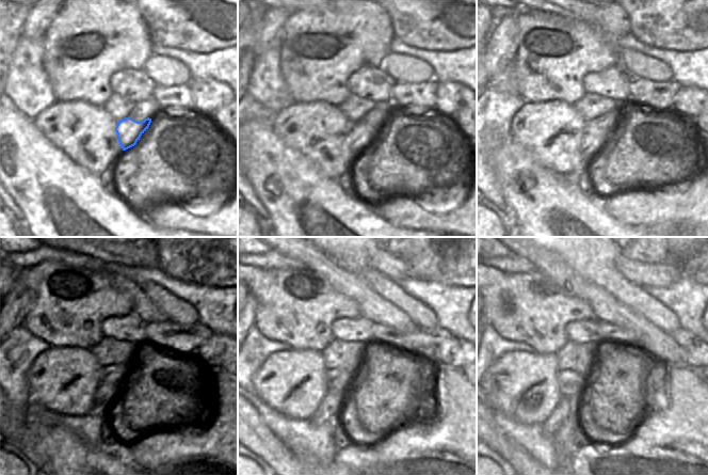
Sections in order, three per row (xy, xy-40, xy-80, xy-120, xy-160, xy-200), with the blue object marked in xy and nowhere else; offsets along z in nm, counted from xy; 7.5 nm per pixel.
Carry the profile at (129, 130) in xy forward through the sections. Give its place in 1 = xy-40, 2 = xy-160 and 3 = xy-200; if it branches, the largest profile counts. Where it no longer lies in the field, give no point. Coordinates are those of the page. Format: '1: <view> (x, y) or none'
1: xy-40 (361, 137)
2: xy-160 (333, 404)
3: xy-200 (566, 405)

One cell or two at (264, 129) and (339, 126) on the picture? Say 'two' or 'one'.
two

